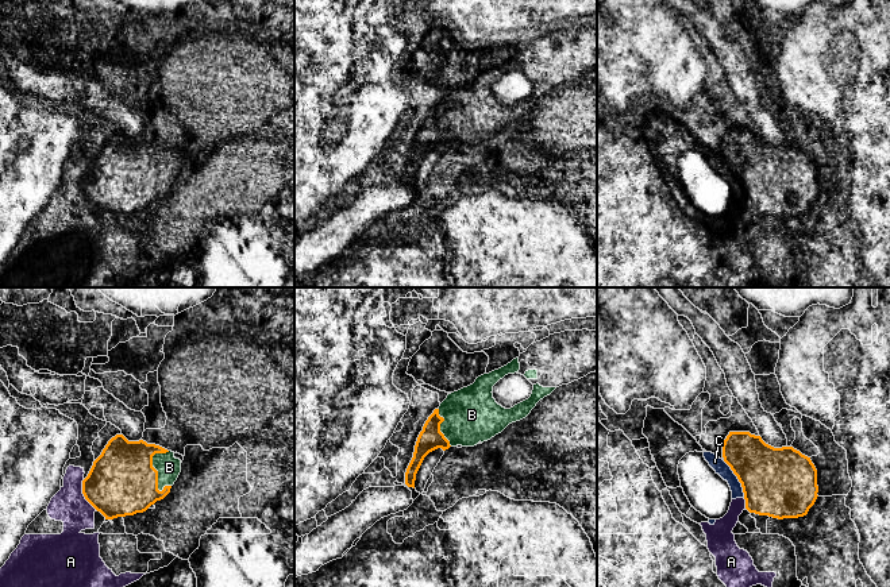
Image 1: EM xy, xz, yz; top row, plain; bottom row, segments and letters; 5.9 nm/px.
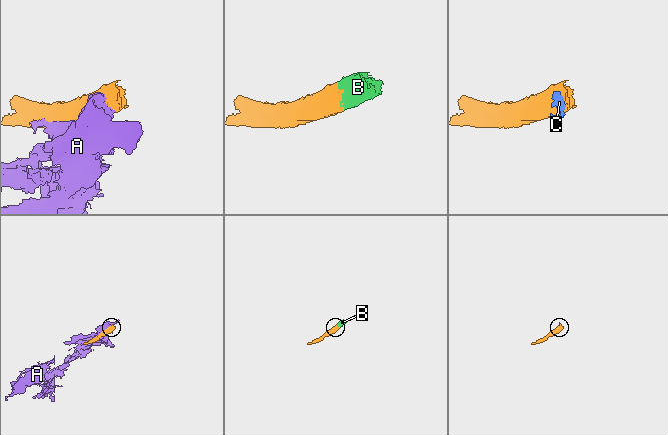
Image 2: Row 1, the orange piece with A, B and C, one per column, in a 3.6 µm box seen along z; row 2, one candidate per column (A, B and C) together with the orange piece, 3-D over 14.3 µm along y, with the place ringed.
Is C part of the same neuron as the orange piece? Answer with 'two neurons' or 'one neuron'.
two neurons

